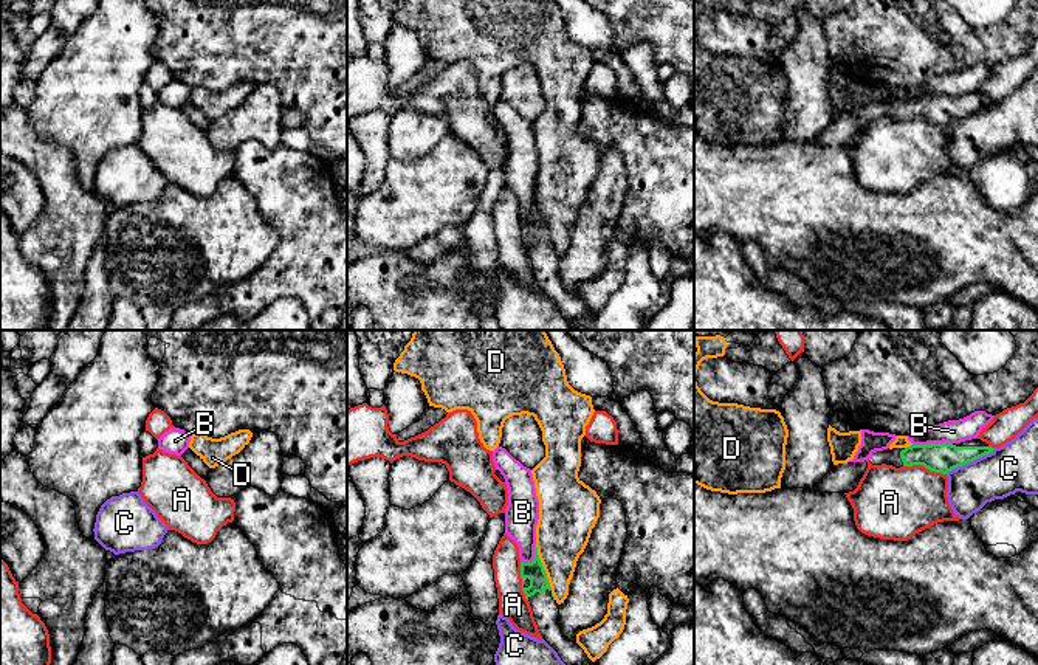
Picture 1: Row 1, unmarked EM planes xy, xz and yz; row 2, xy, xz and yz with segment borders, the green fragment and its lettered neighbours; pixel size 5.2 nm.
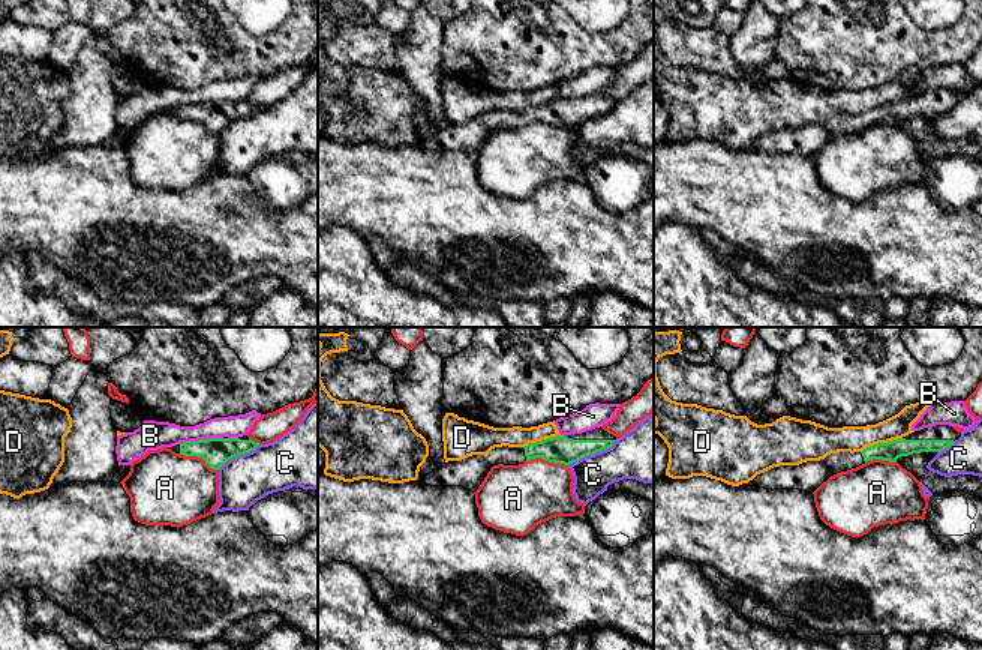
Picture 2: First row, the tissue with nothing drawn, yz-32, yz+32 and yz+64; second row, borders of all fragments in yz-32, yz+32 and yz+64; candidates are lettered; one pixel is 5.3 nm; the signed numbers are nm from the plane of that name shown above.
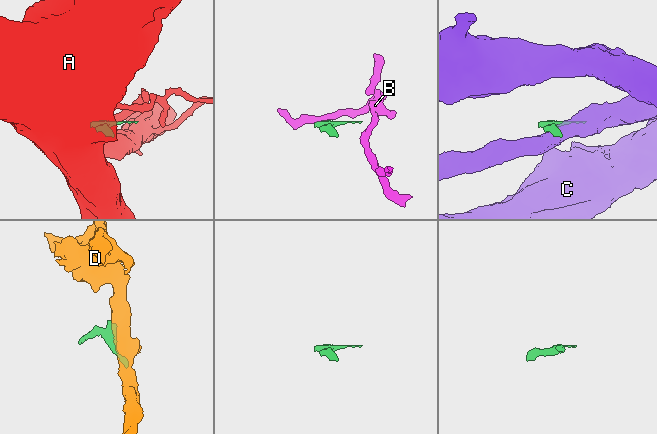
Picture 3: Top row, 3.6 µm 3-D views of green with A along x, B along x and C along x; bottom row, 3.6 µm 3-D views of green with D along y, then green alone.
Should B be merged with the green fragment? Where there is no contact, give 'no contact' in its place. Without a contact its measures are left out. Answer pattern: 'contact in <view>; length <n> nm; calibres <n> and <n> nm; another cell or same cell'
contact in yz; length 200 nm; calibres 160 and 130 nm; another cell

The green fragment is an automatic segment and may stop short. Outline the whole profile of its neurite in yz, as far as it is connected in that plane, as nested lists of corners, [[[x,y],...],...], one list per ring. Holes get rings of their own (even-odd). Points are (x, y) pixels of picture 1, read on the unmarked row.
[[[971,91],[961,96],[928,96],[911,98],[906,101],[892,101],[875,104],[869,110],[872,118],[913,119],[923,118],[930,124],[947,127],[948,124],[973,115],[993,105],[988,96],[981,91]]]

